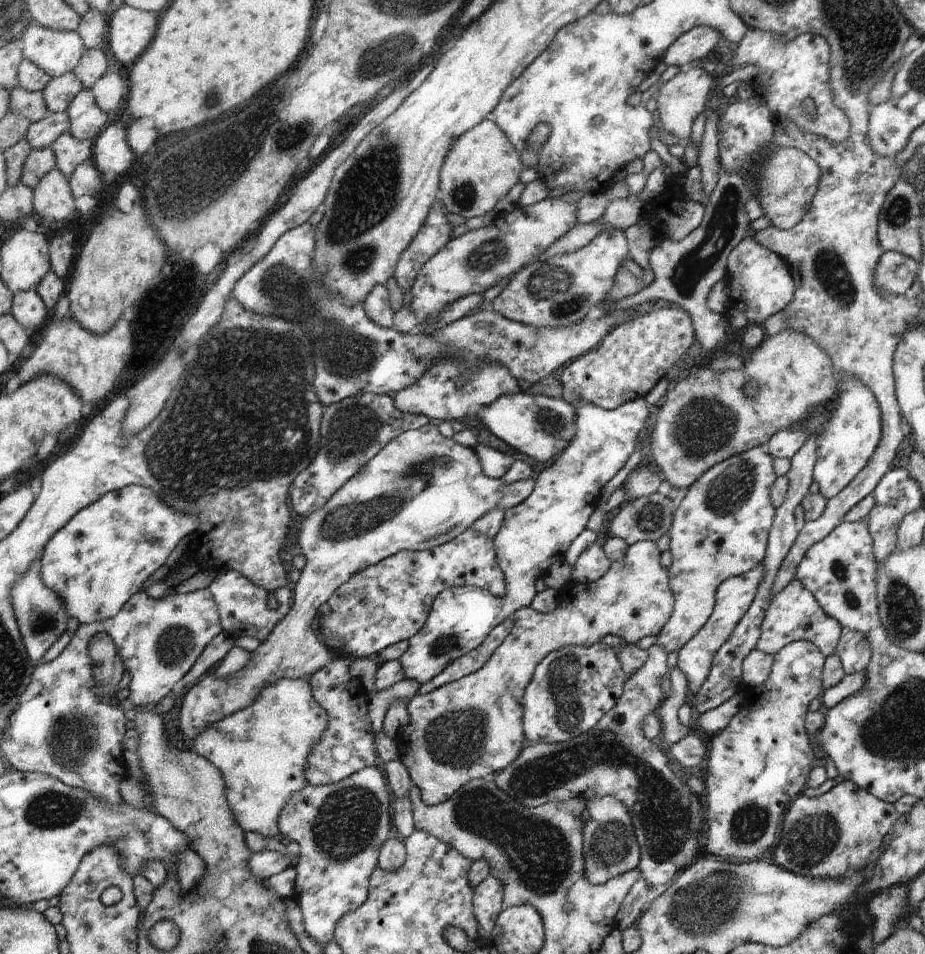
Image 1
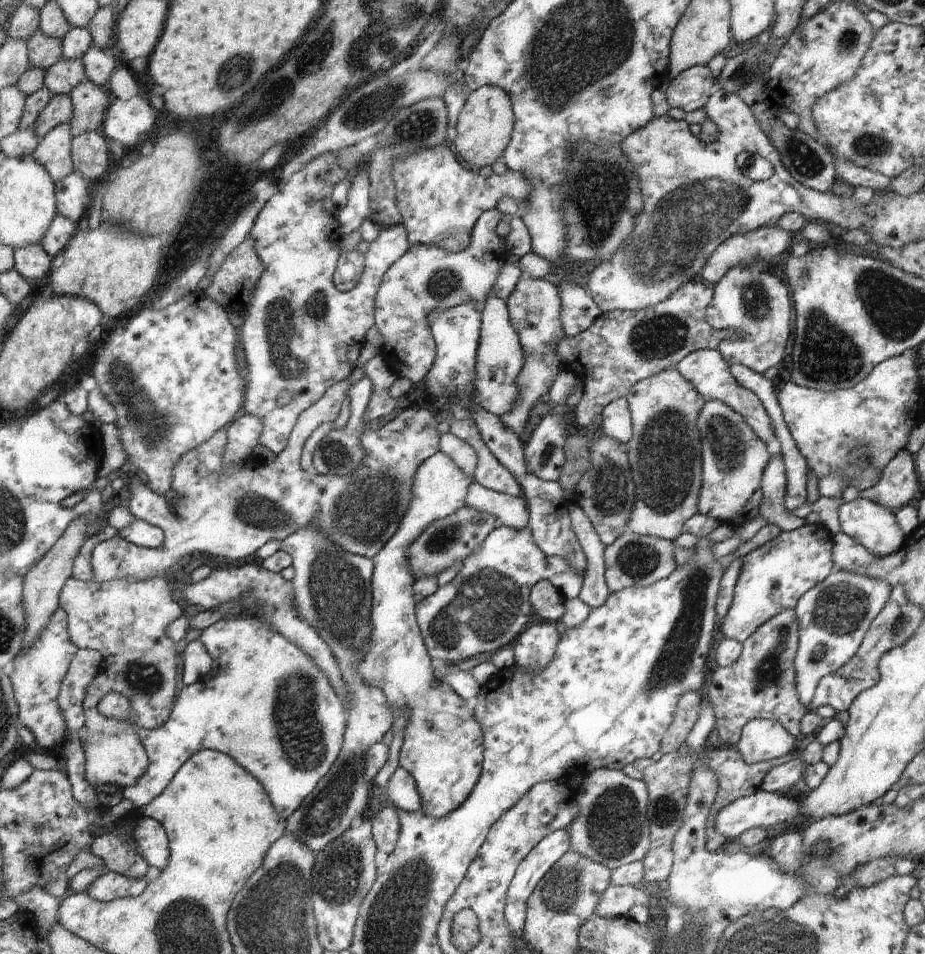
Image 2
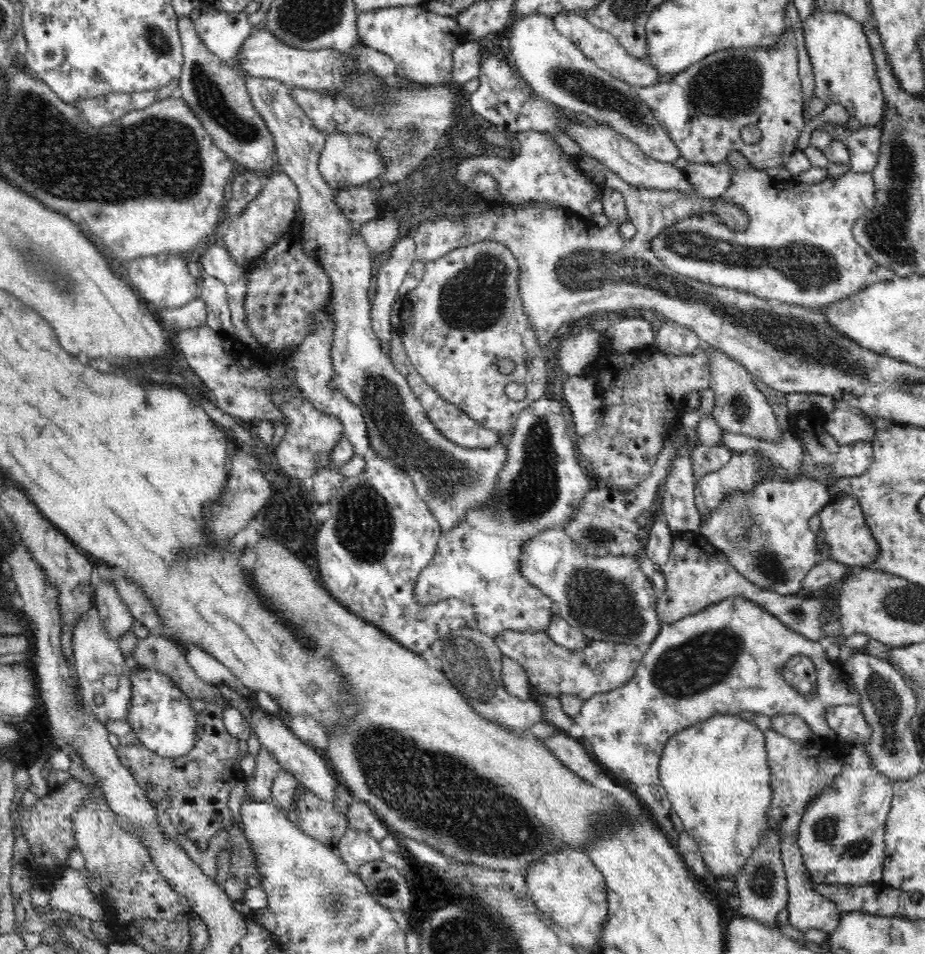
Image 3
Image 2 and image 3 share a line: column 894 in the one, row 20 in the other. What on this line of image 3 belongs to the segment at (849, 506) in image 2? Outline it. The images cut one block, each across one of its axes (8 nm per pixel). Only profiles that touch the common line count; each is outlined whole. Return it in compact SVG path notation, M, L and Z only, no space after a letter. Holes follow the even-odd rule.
M542 14L520 16L518 20L511 20L505 34L509 37L516 70L546 101L566 111L584 113L598 120L600 125L609 127L638 145L653 160L673 164L681 157L680 149L672 141L666 128L658 123L644 100L639 98L638 91L630 83L614 78L584 56L569 38L556 30L552 17Z

